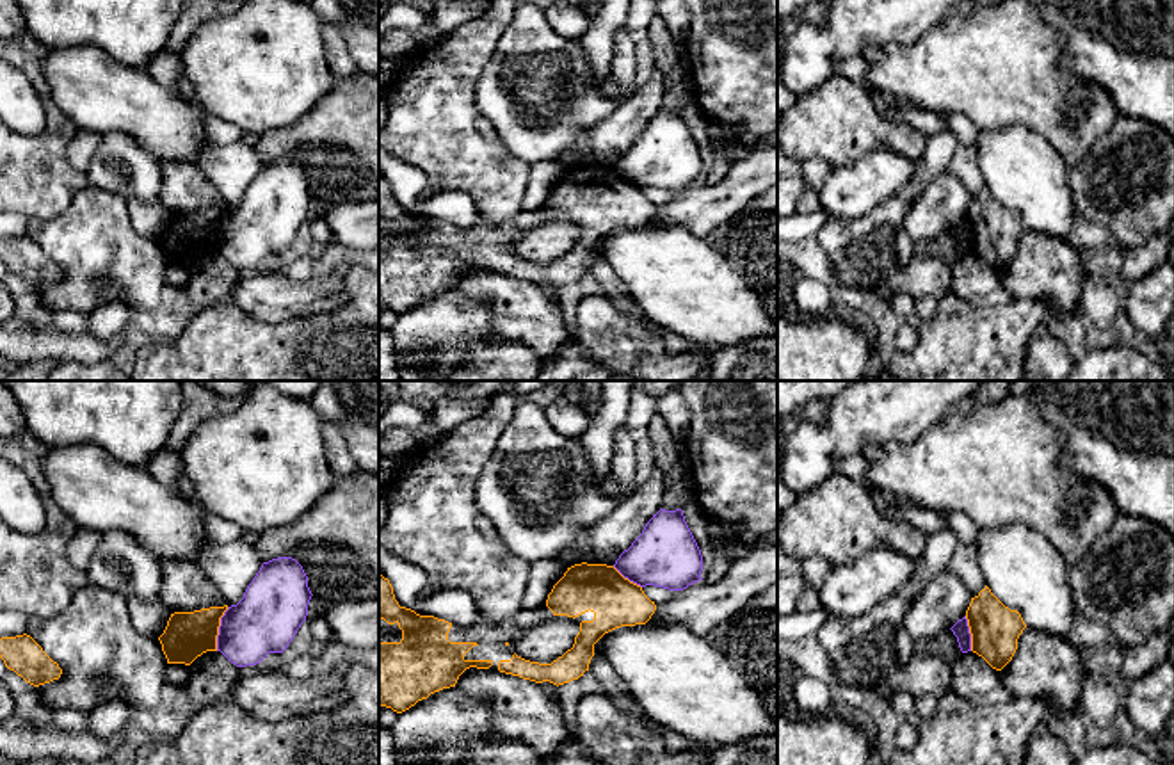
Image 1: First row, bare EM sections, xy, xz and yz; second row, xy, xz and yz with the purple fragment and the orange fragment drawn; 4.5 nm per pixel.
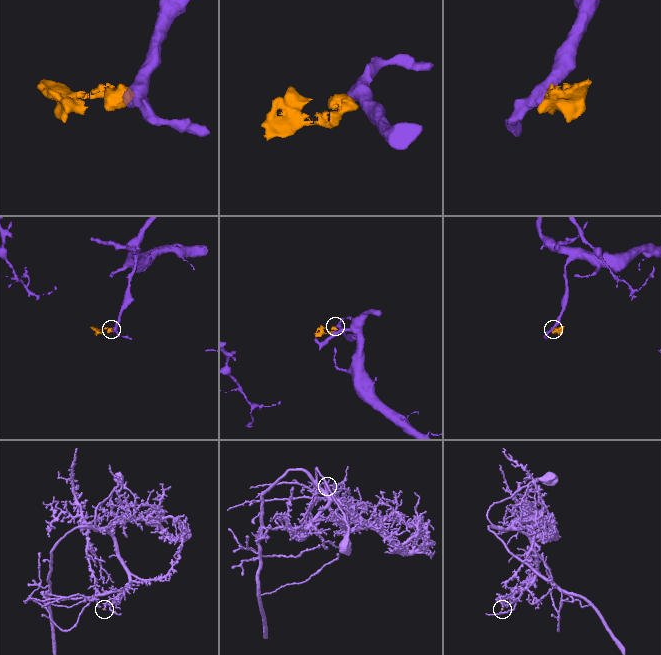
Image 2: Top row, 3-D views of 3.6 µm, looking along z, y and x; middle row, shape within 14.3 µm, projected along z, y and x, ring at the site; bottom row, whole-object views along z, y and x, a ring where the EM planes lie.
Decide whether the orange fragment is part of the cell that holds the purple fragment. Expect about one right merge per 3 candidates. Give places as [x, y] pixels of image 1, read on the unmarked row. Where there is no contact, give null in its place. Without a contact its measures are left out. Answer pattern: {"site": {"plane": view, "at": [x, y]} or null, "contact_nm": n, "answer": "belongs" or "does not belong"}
{"site": {"plane": "xy", "at": [219, 230]}, "contact_nm": 200, "answer": "does not belong"}

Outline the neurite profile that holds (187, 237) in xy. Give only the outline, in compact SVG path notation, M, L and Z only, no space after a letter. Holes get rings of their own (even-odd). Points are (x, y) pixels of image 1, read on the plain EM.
M224 208L171 215L164 235L158 238L167 265L190 267L206 253L217 253L217 237Z

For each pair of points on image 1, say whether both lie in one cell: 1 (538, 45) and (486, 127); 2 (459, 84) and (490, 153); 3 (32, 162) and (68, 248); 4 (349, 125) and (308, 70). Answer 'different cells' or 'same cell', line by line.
1: different cells
2: same cell
3: different cells
4: different cells

